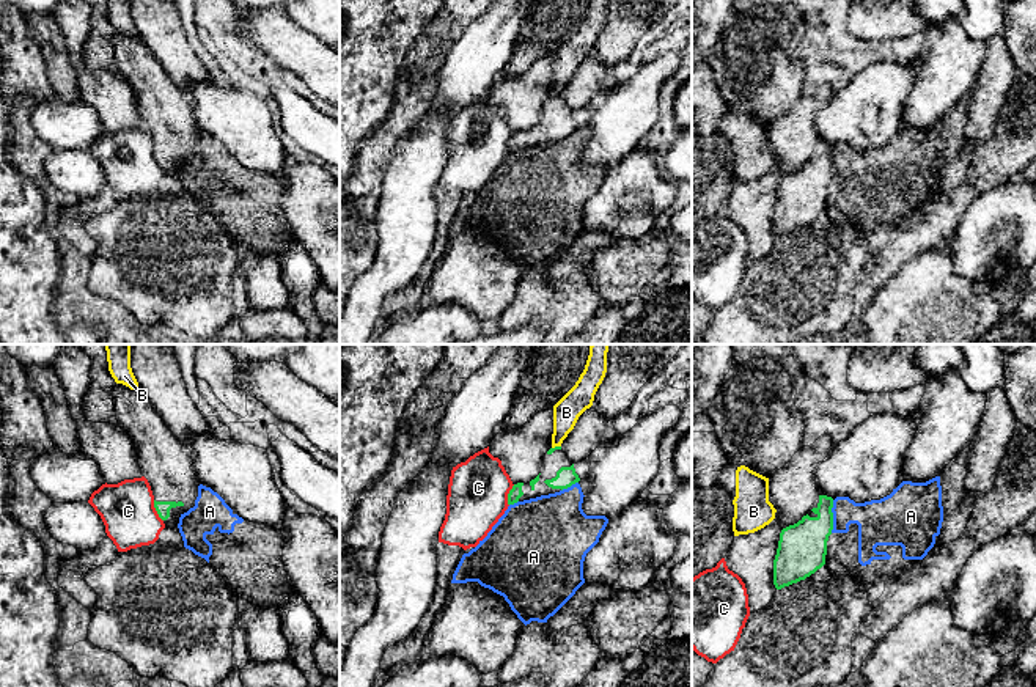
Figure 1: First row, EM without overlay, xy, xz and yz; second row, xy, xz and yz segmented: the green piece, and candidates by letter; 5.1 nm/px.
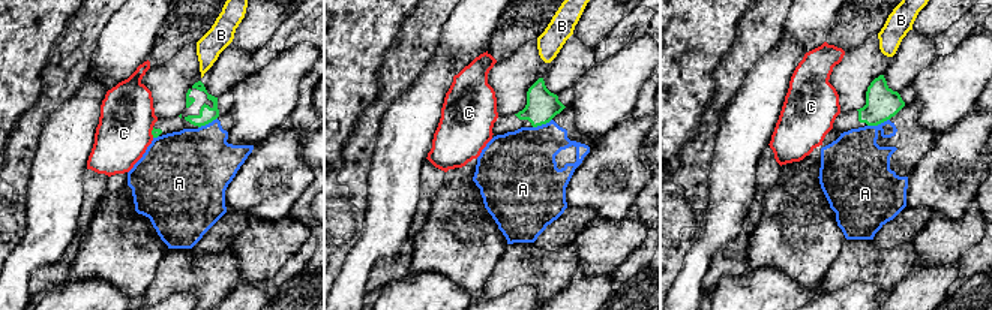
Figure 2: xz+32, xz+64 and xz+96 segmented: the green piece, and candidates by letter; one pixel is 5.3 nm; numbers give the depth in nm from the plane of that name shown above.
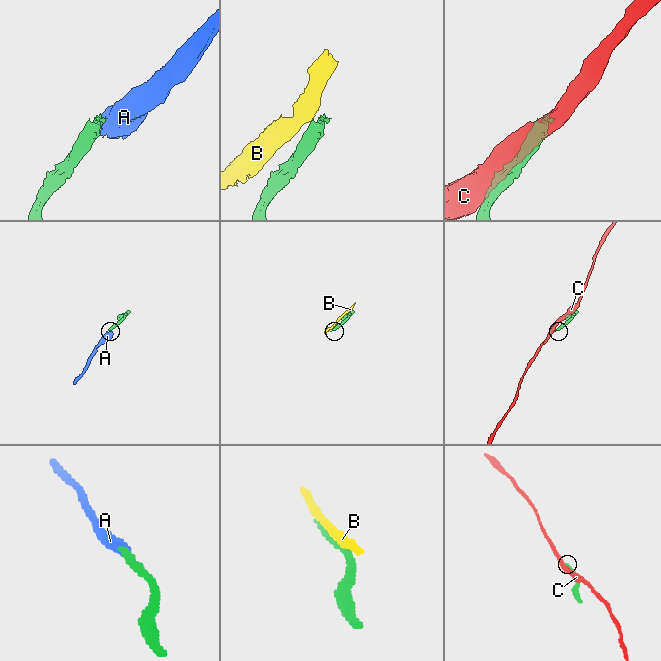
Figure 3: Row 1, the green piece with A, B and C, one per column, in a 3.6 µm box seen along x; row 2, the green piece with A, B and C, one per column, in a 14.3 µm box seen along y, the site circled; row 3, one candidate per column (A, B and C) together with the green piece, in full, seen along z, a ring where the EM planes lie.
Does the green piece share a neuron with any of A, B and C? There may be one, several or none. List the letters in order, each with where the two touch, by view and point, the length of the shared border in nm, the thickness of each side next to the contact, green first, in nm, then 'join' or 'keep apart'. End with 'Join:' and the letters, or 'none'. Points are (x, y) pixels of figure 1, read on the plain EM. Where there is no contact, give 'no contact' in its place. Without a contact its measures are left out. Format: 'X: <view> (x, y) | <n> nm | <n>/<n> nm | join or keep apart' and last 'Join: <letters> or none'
A: yz (832, 164) | 170 nm | 260/220 nm | keep apart
B: xz (555, 95) | 50 nm | 20/140 nm | keep apart
C: xy (156, 157) | 120 nm | 70/280 nm | keep apart
Join: none

